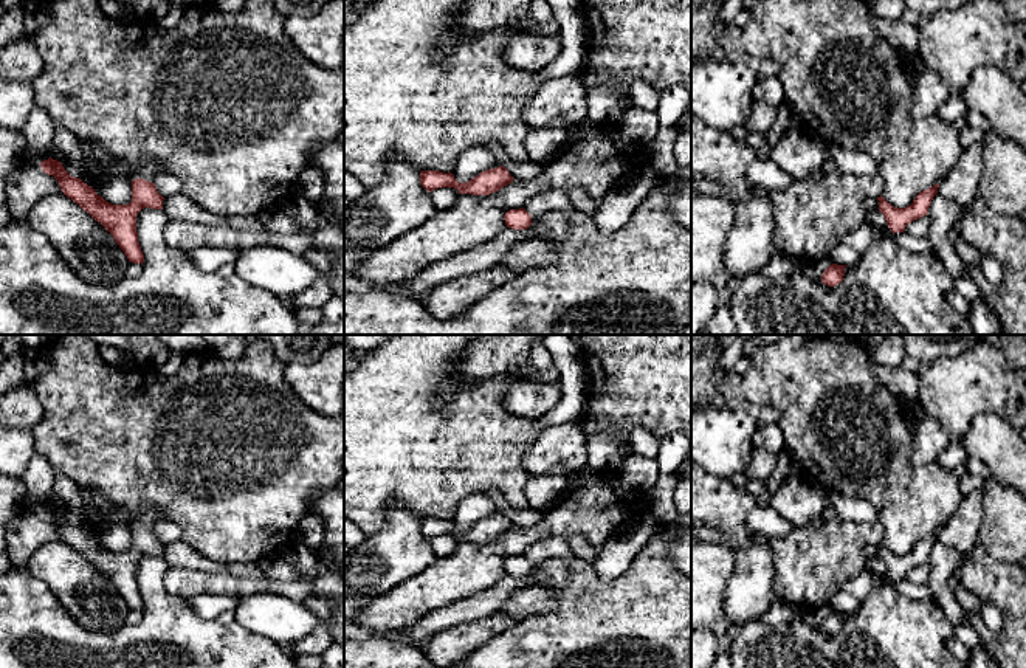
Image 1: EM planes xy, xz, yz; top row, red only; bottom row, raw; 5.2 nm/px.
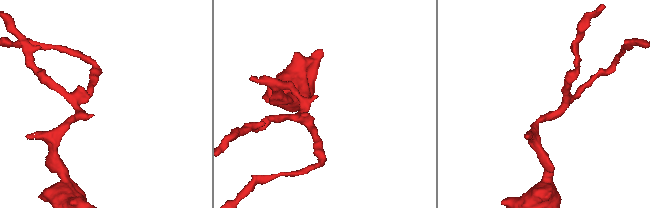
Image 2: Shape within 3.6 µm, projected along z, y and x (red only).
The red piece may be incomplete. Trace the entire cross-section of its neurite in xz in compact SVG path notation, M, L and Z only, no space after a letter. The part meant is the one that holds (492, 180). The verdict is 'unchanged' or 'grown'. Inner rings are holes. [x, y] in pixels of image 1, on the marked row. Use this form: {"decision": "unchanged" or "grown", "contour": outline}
{"decision": "unchanged", "contour": "M504 166L484 170L467 183L459 183L451 172L420 172L420 183L429 192L439 188L454 188L459 191L459 194L490 195L493 192L498 192L504 186L510 184L513 180L515 178Z"}

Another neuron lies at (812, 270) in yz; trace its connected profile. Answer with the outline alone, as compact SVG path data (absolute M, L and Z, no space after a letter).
M823 257L820 262L809 262L807 260L807 262L803 262L798 273L801 273L803 276L806 276L807 279L811 279L814 282L823 284L821 274L832 263L834 263L834 260L831 257Z

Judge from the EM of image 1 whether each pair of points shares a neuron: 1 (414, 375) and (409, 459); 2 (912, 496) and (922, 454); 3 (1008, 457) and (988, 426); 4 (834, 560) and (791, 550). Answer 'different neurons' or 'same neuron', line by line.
1: same neuron
2: different neurons
3: same neuron
4: same neuron

